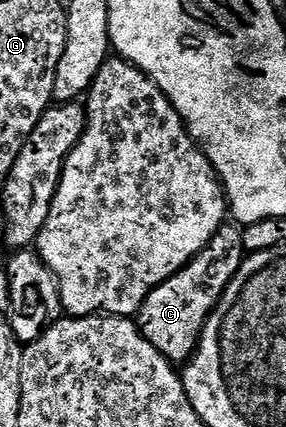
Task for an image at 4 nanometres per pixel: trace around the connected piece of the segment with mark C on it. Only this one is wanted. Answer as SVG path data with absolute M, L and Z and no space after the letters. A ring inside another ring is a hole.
M225 225L202 250L174 277L158 285L146 297L138 312L138 326L142 337L174 365L187 364L196 354L200 334L206 321L224 295L232 278L246 258L244 233L239 226ZM232 226L232 227L231 227Z

